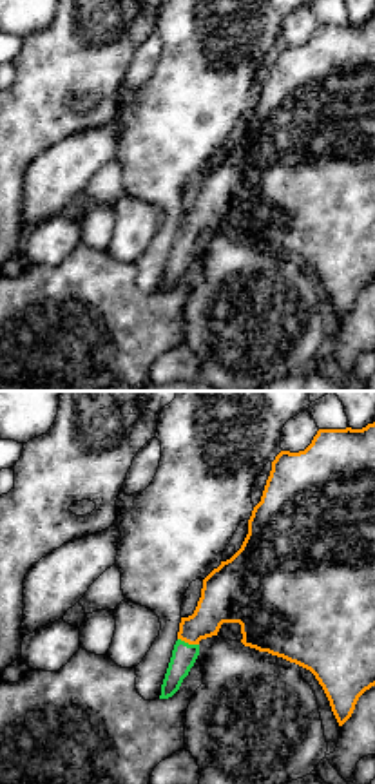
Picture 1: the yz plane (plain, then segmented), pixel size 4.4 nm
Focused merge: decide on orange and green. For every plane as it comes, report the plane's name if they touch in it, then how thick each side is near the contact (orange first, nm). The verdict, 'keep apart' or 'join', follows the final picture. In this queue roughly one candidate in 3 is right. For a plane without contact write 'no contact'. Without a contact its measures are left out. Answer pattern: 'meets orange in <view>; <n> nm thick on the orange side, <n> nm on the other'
meets orange in yz; 200 nm thick on the orange side, 110 nm on the other

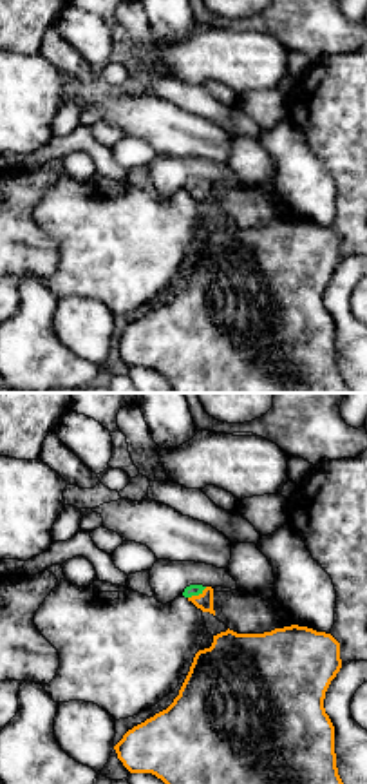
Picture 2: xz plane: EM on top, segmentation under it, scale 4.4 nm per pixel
meets orange in xz; 80 nm thick on the orange side, 50 nm on the other

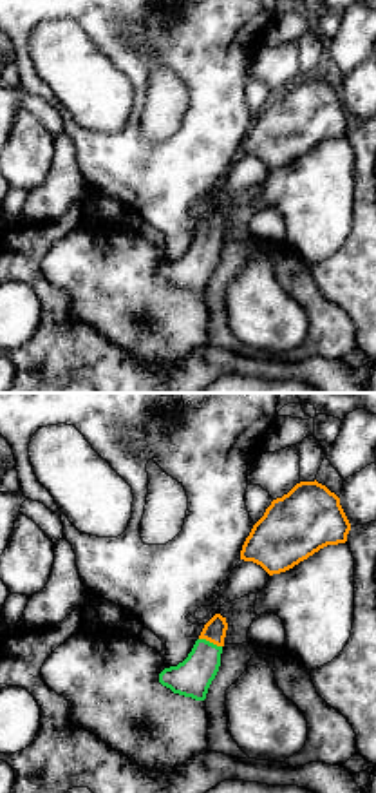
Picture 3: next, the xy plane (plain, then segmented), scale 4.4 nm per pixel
meets orange in xy; 100 nm thick on the orange side, 170 nm on the other

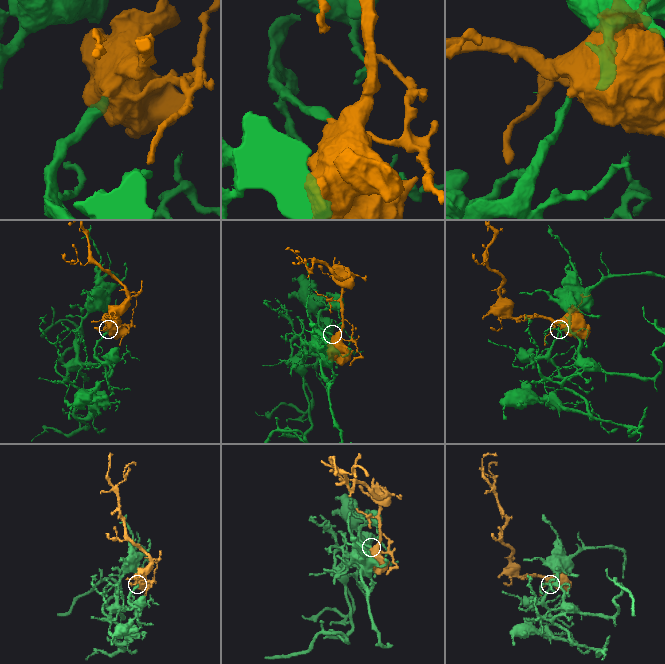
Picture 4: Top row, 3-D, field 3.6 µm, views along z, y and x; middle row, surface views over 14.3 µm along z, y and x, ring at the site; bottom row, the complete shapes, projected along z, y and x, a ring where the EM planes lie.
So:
join

